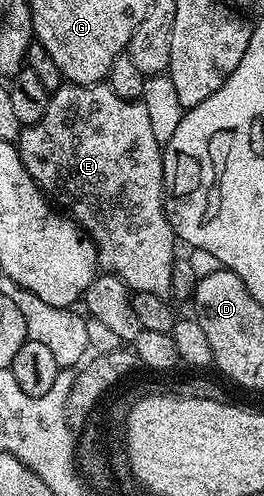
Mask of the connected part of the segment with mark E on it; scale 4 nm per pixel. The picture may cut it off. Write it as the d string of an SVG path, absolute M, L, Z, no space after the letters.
M106 82L100 84L63 83L61 88L51 91L48 110L44 110L44 118L40 118L40 122L23 127L22 132L18 135L16 147L22 159L22 165L28 170L28 174L32 174L38 187L55 205L65 209L70 219L93 240L94 248L98 251L98 266L103 273L118 276L134 292L147 292L165 297L171 295L172 270L176 259L176 253L174 253L176 237L166 217L166 187L164 186L164 166L162 165L164 148L163 145L156 142L155 136L152 135L152 125L148 123L148 106L144 106L141 99L125 100L120 98L120 94L116 94L116 90L112 90L109 83Z

